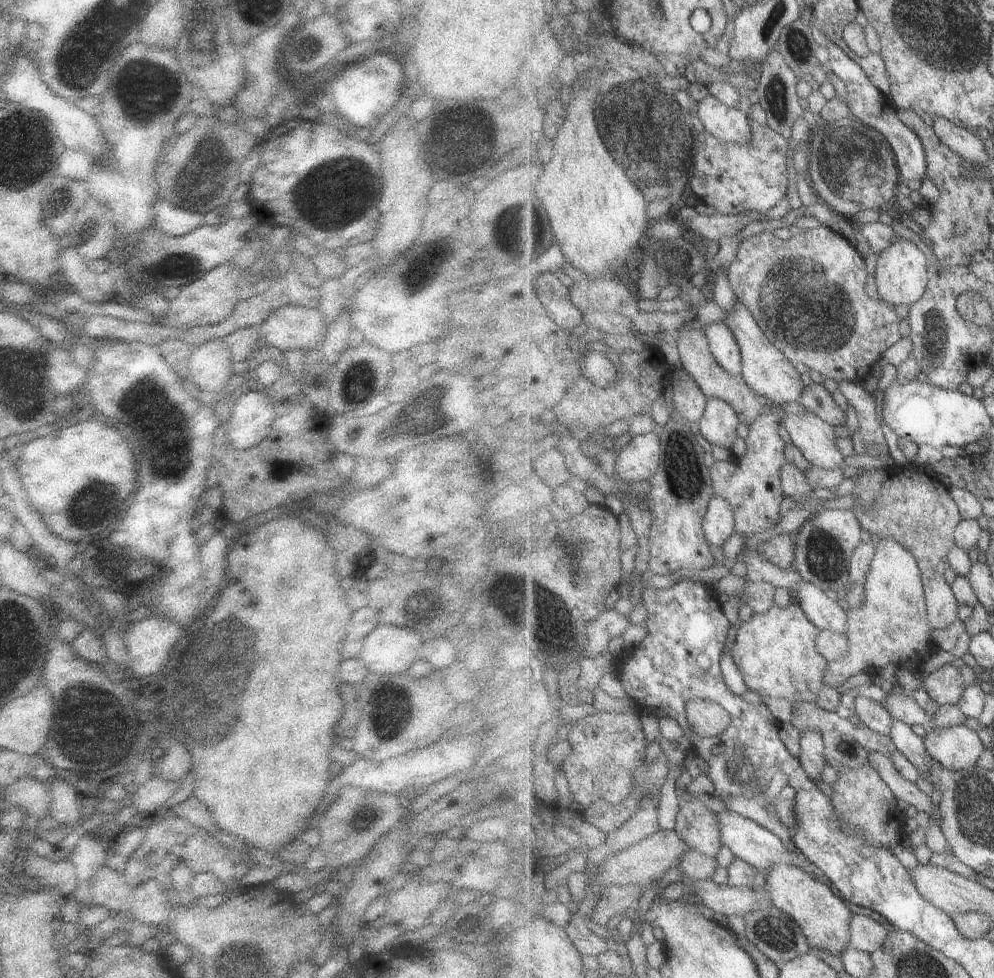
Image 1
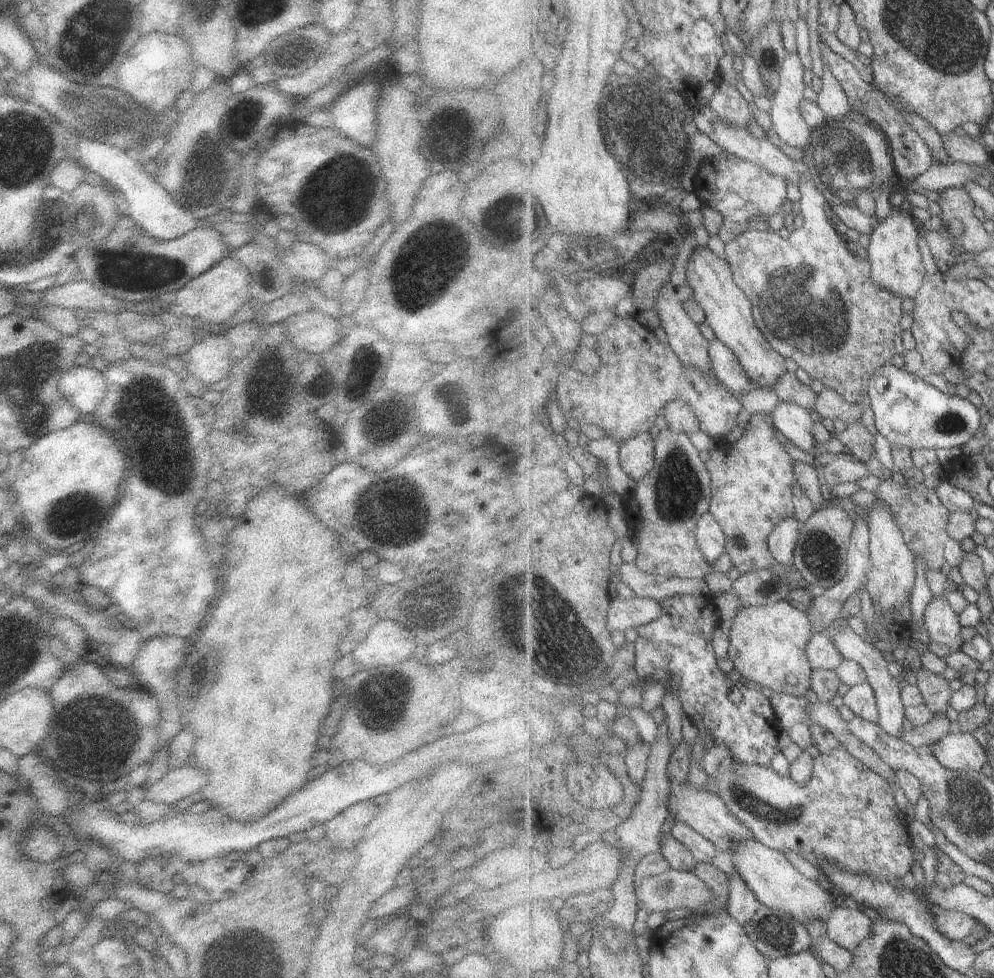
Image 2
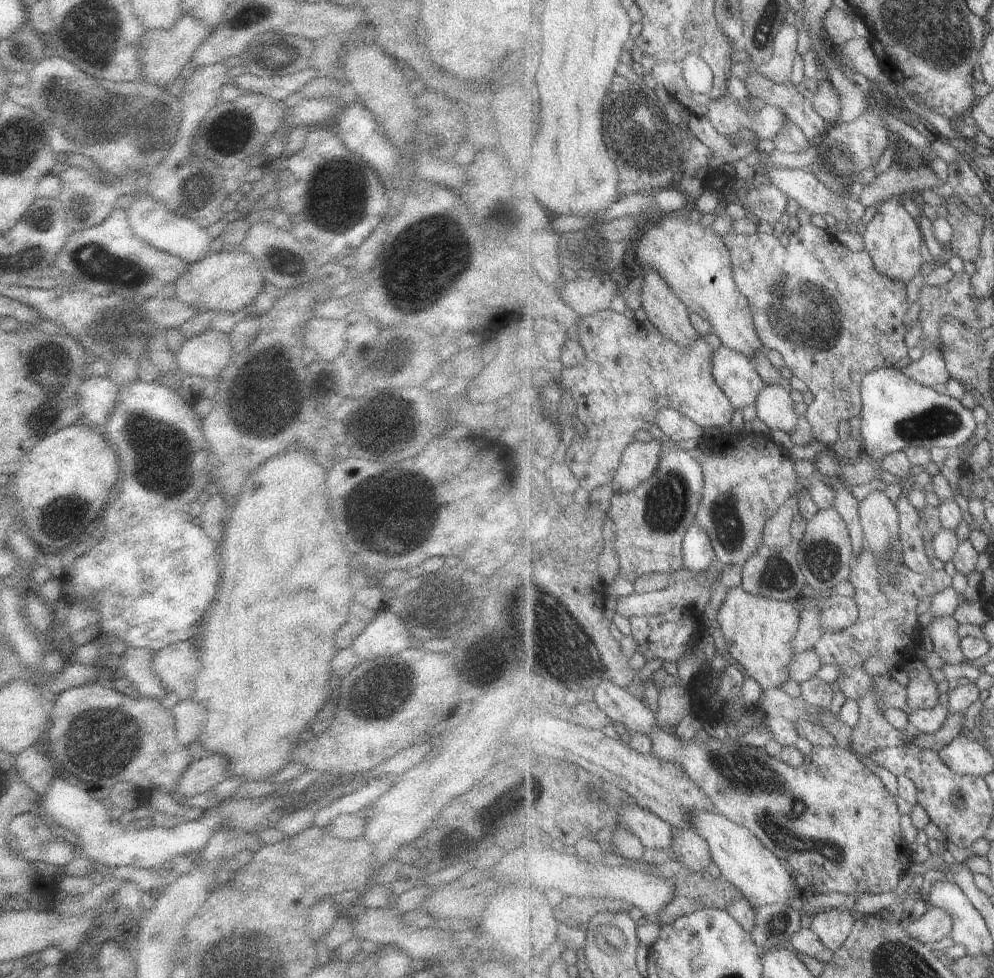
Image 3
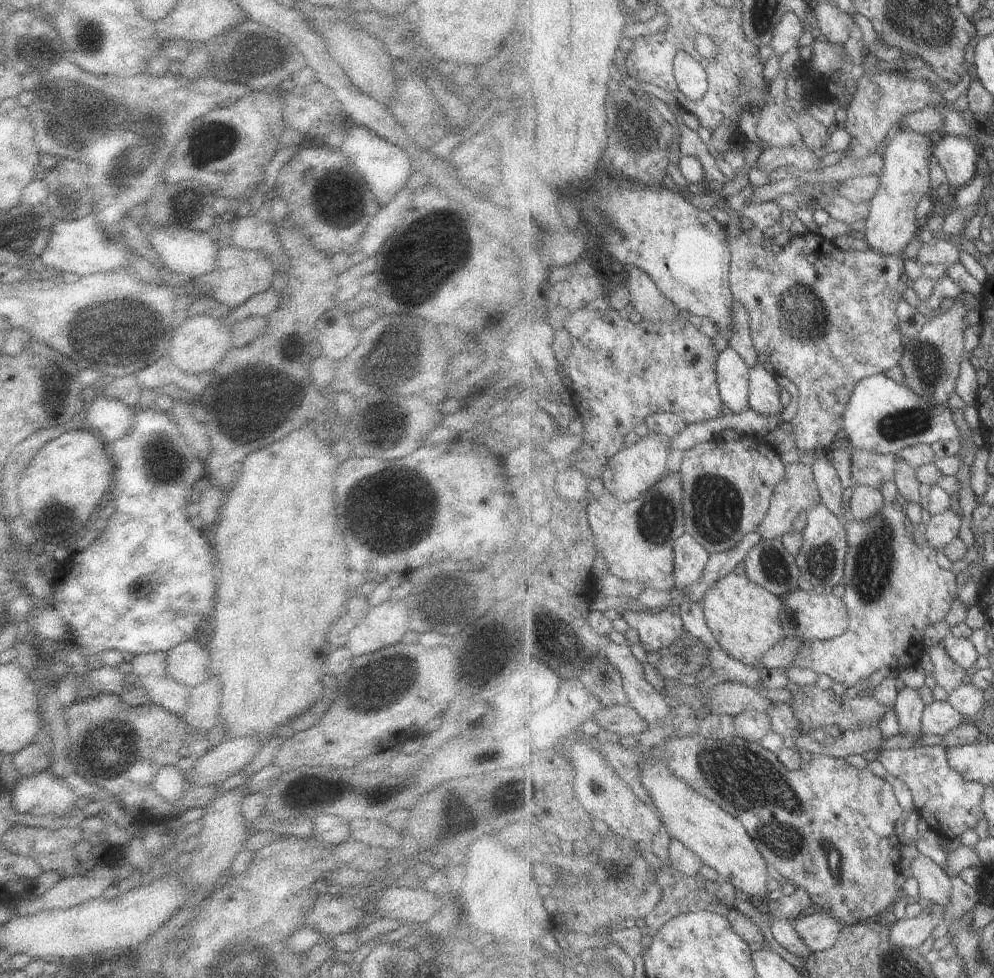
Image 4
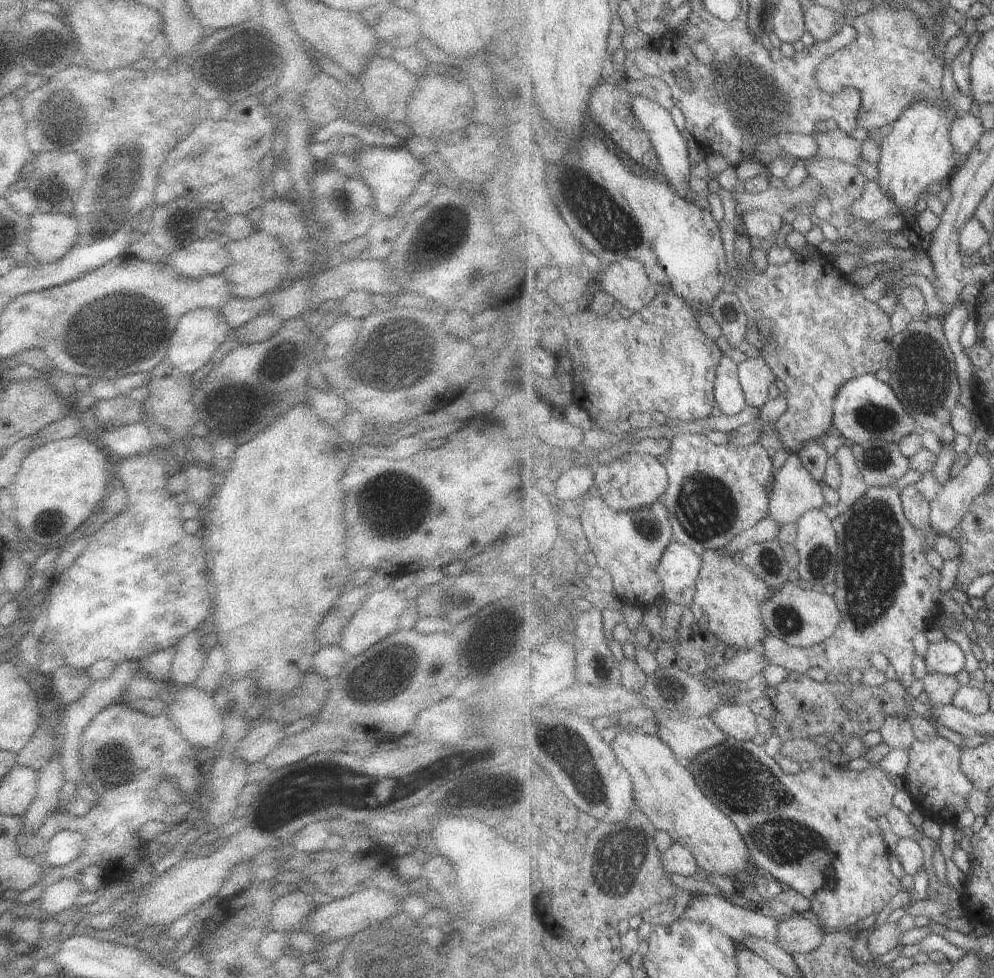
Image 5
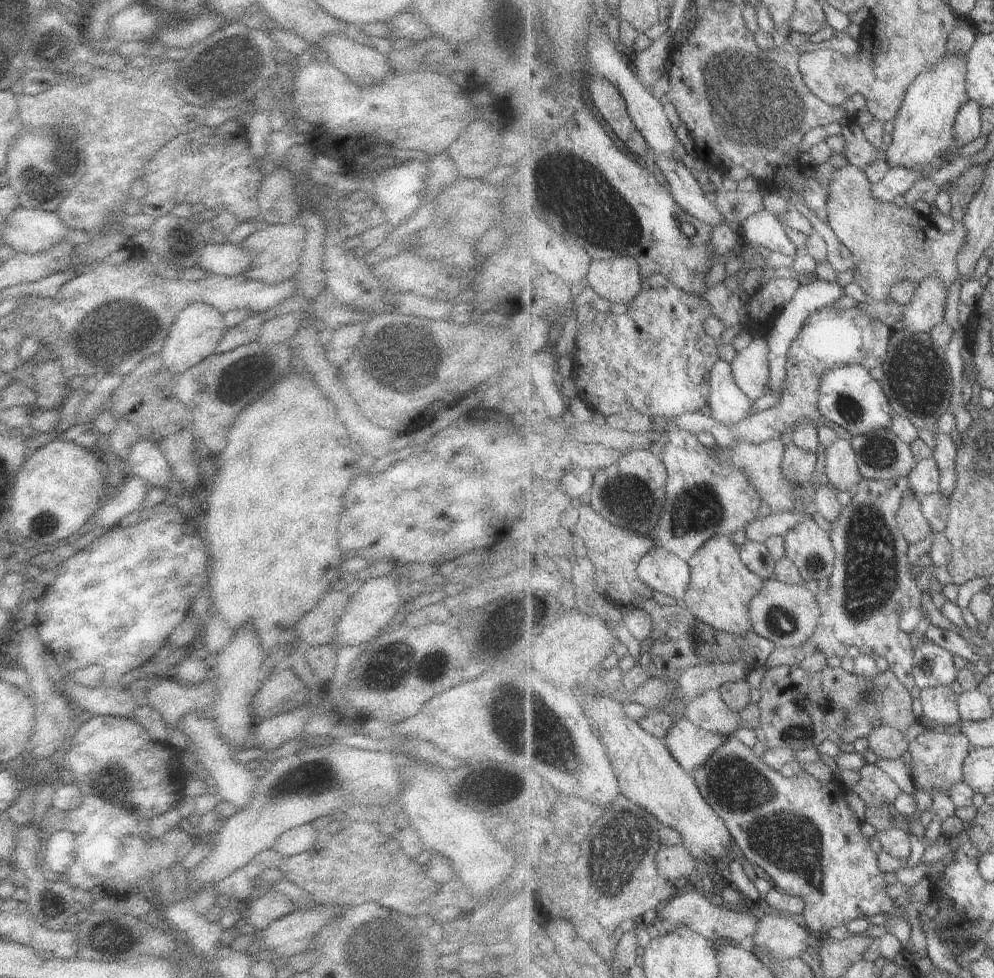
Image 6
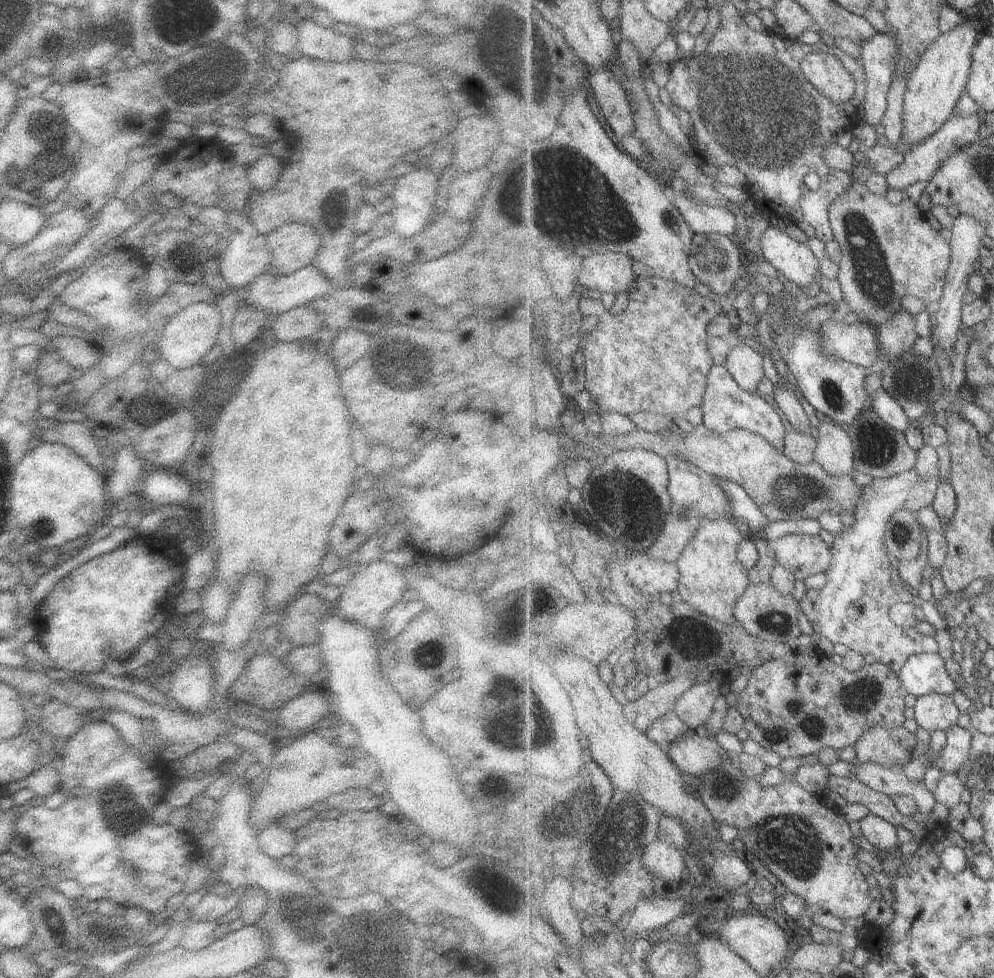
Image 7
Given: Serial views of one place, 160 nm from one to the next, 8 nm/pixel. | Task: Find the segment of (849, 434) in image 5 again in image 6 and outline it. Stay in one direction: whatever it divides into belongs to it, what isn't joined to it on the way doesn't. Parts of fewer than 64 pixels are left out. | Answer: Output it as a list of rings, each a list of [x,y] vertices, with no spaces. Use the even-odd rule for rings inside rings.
[[[847,365],[827,371],[822,377],[818,403],[824,420],[845,428],[853,438],[872,430],[891,429],[894,420],[894,408],[883,385],[869,374],[868,368],[861,365]]]

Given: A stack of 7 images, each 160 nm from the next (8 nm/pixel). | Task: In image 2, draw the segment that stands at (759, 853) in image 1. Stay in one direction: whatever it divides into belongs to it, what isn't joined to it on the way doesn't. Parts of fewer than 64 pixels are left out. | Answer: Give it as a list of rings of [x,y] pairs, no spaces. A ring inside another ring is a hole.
[[[682,742],[670,756],[668,764],[668,775],[671,779],[672,791],[669,797],[670,814],[674,816],[675,822],[683,821],[689,824],[699,834],[711,840],[716,844],[719,851],[730,853],[735,851],[736,847],[754,836],[751,829],[739,820],[728,807],[728,804],[718,794],[706,791],[699,786],[691,785],[685,777],[686,771],[691,764],[691,748],[687,742]]]

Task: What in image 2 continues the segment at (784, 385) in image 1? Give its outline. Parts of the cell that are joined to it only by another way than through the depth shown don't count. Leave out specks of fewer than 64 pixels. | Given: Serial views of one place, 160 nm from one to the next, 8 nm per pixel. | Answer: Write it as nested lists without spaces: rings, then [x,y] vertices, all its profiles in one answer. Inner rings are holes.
[[[708,248],[695,249],[689,257],[685,283],[694,288],[694,299],[705,309],[706,322],[711,326],[717,339],[722,340],[736,352],[748,377],[759,387],[771,389],[780,382],[781,376],[787,371],[785,357],[772,347],[764,332],[761,332],[752,300],[736,283],[731,265],[727,260],[715,256]]]

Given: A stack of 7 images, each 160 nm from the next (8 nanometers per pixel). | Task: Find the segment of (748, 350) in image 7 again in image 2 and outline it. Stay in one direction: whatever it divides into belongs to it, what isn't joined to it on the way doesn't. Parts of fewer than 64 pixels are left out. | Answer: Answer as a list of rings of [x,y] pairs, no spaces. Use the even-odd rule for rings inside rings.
[[[781,401],[771,414],[776,428],[790,443],[807,453],[817,448],[818,440],[814,435],[813,413],[795,403]]]

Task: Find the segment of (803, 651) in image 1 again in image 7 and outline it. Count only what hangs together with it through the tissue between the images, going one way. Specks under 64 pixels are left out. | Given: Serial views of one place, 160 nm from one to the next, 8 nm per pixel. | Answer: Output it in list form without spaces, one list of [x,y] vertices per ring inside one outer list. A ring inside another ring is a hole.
[[[729,516],[718,520],[704,519],[694,540],[676,562],[681,574],[678,587],[681,599],[694,610],[727,625],[738,623],[737,602],[752,584],[749,570],[738,560],[738,548],[744,540],[735,520]]]

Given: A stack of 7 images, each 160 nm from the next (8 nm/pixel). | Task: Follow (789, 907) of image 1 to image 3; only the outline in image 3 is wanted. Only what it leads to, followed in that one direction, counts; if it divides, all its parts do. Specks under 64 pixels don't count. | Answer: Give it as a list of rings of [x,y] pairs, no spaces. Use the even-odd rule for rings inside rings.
[[[699,810],[692,811],[691,829],[695,829],[695,832],[703,835],[703,838],[708,840],[712,860],[718,866],[719,870],[721,870],[721,874],[725,878],[728,878],[744,894],[744,897],[751,901],[753,906],[758,908],[761,905],[768,905],[771,903],[789,905],[791,904],[791,898],[798,897],[805,899],[807,897],[804,892],[799,890],[793,876],[789,874],[787,864],[774,852],[771,852],[769,848],[759,840],[758,836],[750,832],[749,828],[738,825],[721,813]]]

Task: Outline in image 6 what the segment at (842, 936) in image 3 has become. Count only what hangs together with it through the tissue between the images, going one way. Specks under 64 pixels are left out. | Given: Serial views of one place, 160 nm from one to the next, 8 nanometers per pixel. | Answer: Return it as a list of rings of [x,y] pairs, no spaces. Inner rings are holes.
[[[785,914],[767,915],[760,920],[753,944],[770,957],[792,959],[801,957],[809,946],[809,928],[797,924]]]

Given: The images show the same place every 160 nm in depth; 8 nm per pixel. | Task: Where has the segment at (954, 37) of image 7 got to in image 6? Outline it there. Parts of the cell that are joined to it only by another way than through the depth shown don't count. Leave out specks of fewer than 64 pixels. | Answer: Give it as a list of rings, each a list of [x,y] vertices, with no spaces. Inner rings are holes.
[[[947,54],[929,68],[929,71],[924,71],[915,79],[906,92],[902,107],[893,120],[892,143],[886,150],[891,169],[918,169],[924,171],[927,177],[951,161],[948,160],[948,153],[954,146],[956,118],[961,107],[970,101],[966,57]]]

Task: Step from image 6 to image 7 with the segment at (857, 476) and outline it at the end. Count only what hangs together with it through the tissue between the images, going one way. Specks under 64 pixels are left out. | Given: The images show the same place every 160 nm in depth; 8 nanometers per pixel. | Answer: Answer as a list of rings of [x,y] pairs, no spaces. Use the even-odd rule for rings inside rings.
[[[819,416],[819,426],[815,429],[817,447],[815,461],[821,464],[831,476],[854,474],[854,445],[847,427],[828,417]]]

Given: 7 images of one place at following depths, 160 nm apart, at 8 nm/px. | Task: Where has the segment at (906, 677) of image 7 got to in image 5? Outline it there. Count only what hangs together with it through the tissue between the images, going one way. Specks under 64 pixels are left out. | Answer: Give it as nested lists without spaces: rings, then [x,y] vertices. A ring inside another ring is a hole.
[[[949,638],[930,643],[924,656],[927,673],[956,675],[965,668],[965,652]]]

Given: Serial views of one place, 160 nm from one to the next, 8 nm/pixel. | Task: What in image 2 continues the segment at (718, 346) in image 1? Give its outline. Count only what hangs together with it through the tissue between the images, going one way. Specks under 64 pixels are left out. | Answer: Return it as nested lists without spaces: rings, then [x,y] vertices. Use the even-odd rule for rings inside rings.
[[[717,338],[710,341],[709,354],[714,376],[733,394],[741,394],[744,390],[753,390],[756,385],[742,367],[736,352]]]

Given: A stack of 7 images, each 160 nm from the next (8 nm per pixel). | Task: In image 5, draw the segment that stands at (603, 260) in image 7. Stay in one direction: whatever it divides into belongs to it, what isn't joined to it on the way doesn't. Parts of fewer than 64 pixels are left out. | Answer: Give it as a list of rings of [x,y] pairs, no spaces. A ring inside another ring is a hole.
[[[637,259],[607,264],[600,286],[601,290],[616,298],[617,305],[624,306],[631,313],[649,306],[658,295],[659,288],[651,282],[643,263]]]

